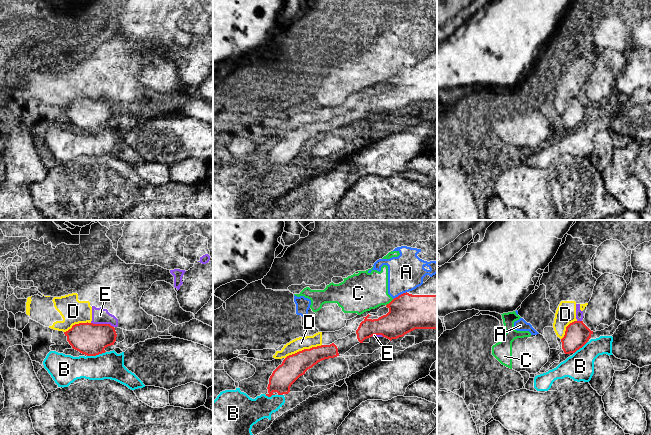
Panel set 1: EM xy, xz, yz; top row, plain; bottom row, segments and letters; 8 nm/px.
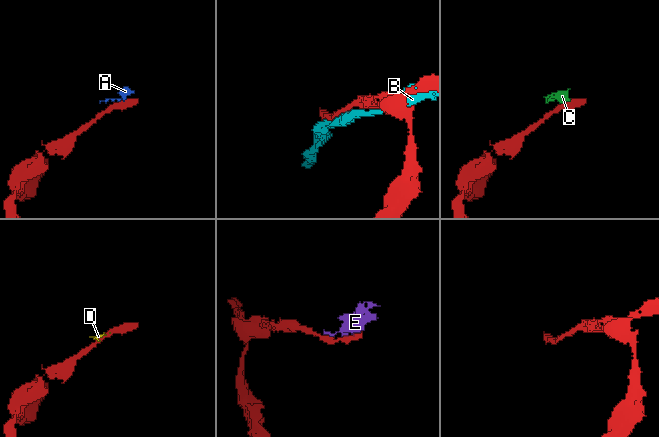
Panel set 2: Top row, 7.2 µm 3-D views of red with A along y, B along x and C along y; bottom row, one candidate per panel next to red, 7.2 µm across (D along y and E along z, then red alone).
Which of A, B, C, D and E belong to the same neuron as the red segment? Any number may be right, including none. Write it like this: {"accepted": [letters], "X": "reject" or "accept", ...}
{"accepted": [], "A": "reject", "B": "reject", "C": "reject", "D": "reject", "E": "reject"}

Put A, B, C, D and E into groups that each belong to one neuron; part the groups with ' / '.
A C / B / D E

